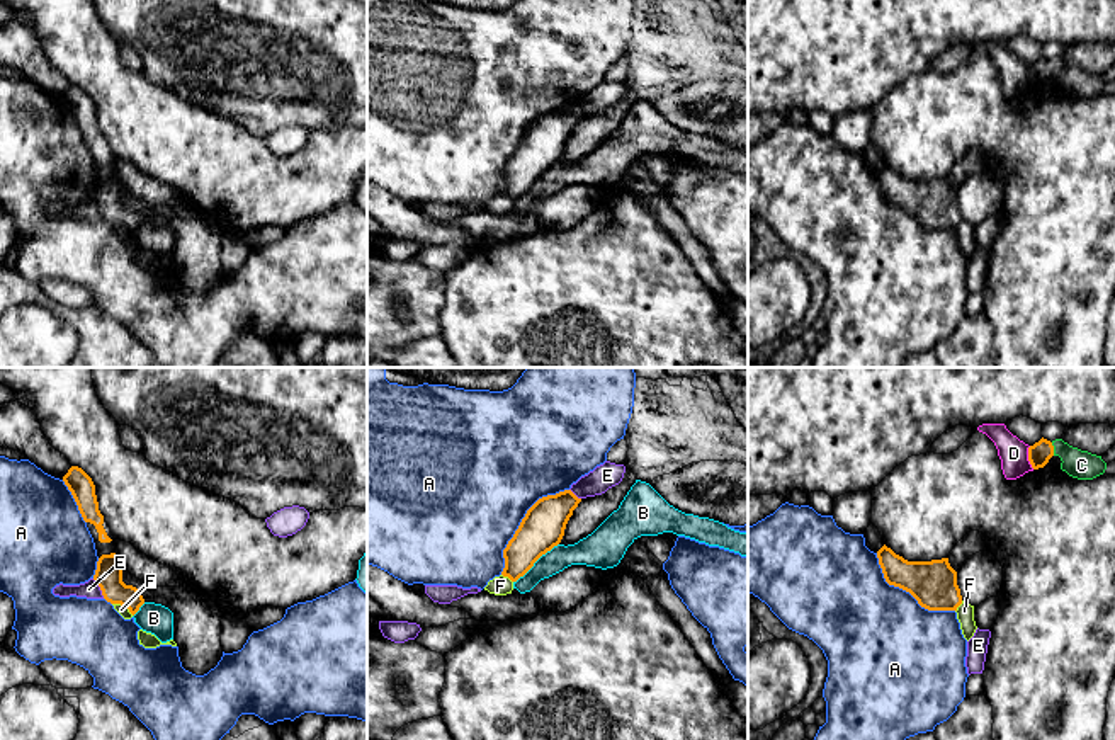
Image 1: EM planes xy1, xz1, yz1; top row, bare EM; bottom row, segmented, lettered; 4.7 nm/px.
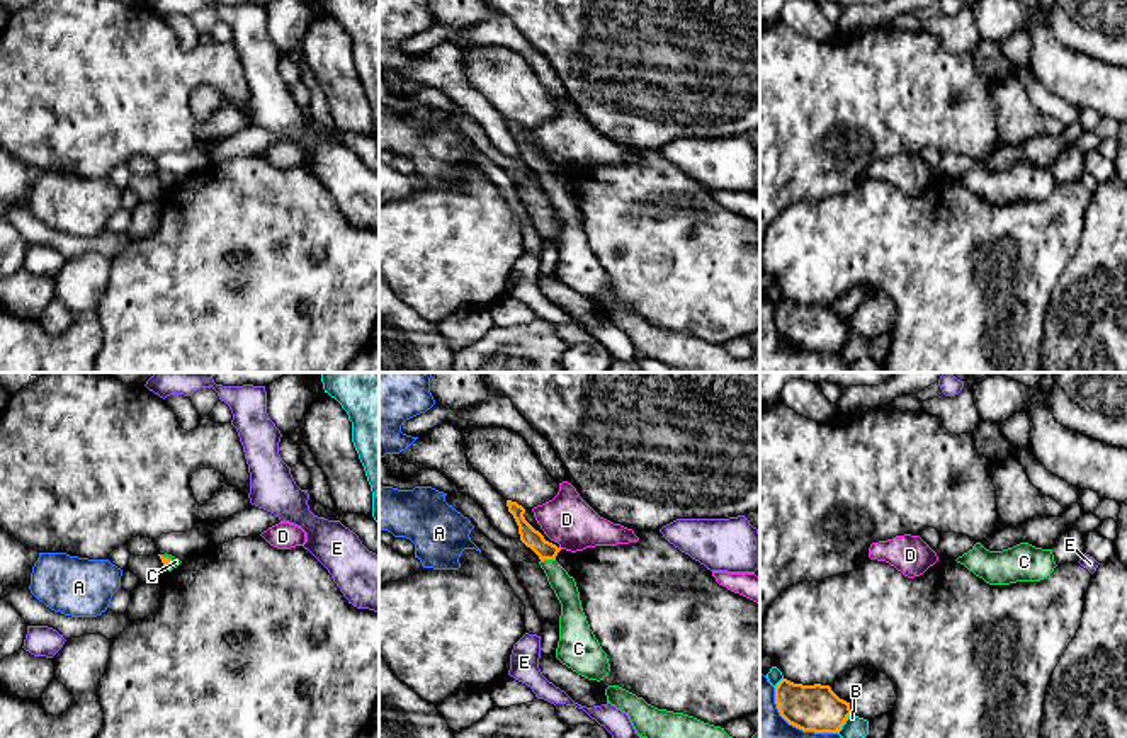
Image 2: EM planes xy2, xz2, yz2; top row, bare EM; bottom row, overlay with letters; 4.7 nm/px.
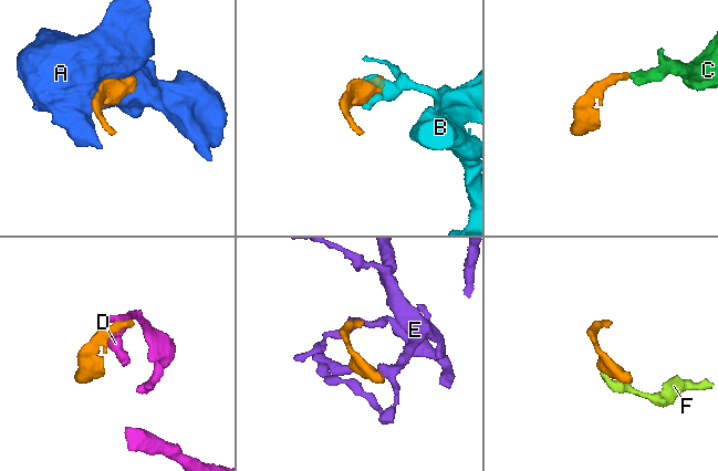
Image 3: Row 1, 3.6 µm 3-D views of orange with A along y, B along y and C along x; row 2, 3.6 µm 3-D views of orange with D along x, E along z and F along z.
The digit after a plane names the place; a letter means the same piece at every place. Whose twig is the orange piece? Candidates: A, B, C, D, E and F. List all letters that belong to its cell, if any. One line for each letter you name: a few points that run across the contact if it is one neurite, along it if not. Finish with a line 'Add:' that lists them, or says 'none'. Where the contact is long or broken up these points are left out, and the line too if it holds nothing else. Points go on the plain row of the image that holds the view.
C: line xz2 (529, 155), (548, 177), (565, 206)
Add: C

